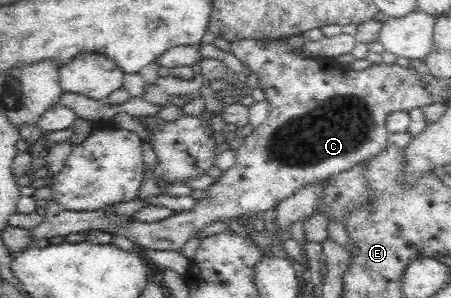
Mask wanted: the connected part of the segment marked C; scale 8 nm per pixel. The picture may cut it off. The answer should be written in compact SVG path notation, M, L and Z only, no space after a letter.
M291 36L273 40L242 39L231 43L230 53L236 56L245 66L246 73L257 76L258 87L265 93L265 101L269 103L269 116L249 136L242 138L235 152L235 162L227 170L223 170L217 181L208 186L202 199L195 200L189 210L177 210L169 218L157 222L133 221L123 223L122 216L105 215L103 210L91 212L68 211L54 199L47 199L43 220L31 228L29 242L25 249L35 246L41 238L64 236L81 230L102 230L109 234L121 234L132 240L136 247L143 250L179 250L189 238L203 230L206 226L227 218L239 218L251 215L271 213L275 204L303 190L305 186L325 181L329 176L339 174L355 166L357 162L370 159L383 152L389 142L385 120L388 114L395 111L408 112L411 108L424 109L433 103L433 97L427 94L419 83L419 75L415 69L399 65L373 63L363 70L353 70L348 66L337 65L333 57L311 57L305 53L307 41L303 36Z

